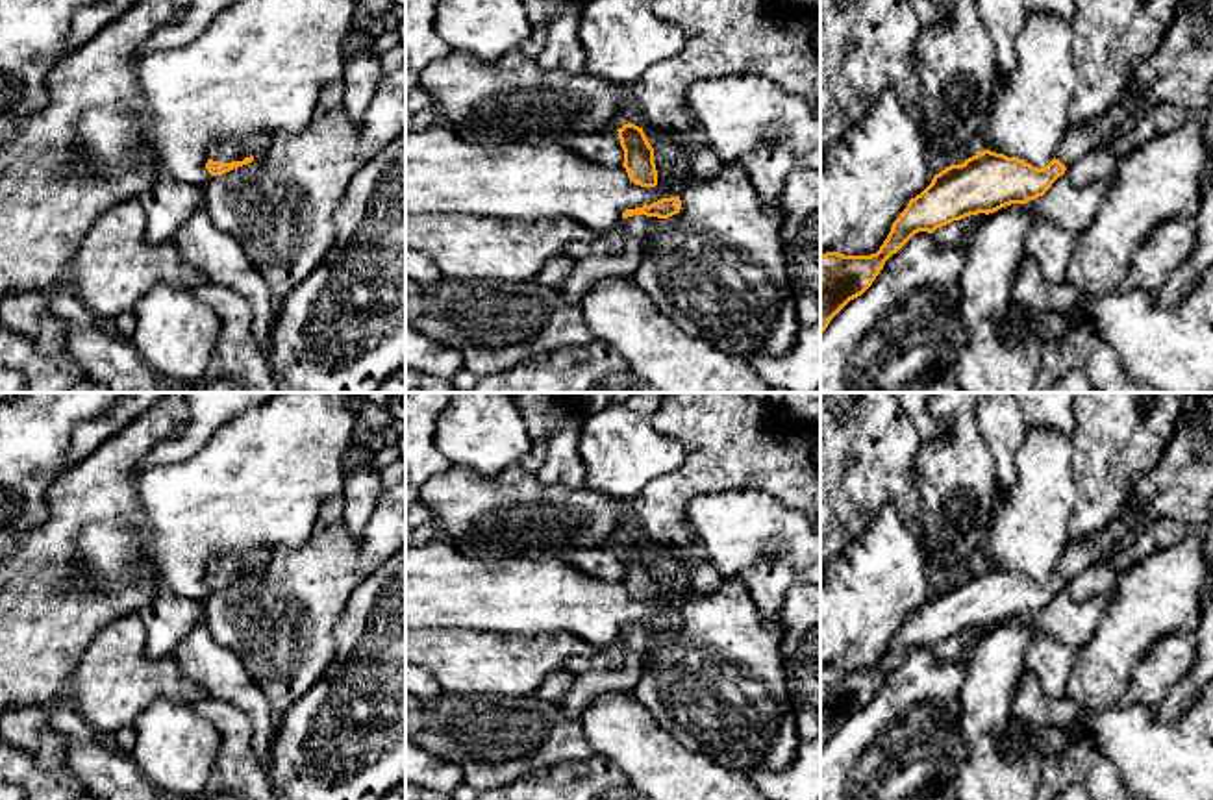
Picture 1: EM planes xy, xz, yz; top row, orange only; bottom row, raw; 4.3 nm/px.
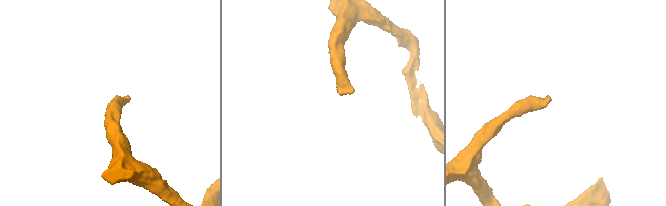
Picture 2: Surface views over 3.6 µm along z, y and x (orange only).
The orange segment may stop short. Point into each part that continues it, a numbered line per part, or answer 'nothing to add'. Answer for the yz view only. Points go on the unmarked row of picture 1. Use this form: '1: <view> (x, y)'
1: yz (1078, 556)

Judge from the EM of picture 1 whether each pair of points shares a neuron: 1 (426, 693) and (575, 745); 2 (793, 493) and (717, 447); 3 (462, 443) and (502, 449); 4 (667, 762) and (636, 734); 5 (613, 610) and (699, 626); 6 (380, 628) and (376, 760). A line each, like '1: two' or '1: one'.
1: two
2: one
3: one
4: one
5: two
6: one

